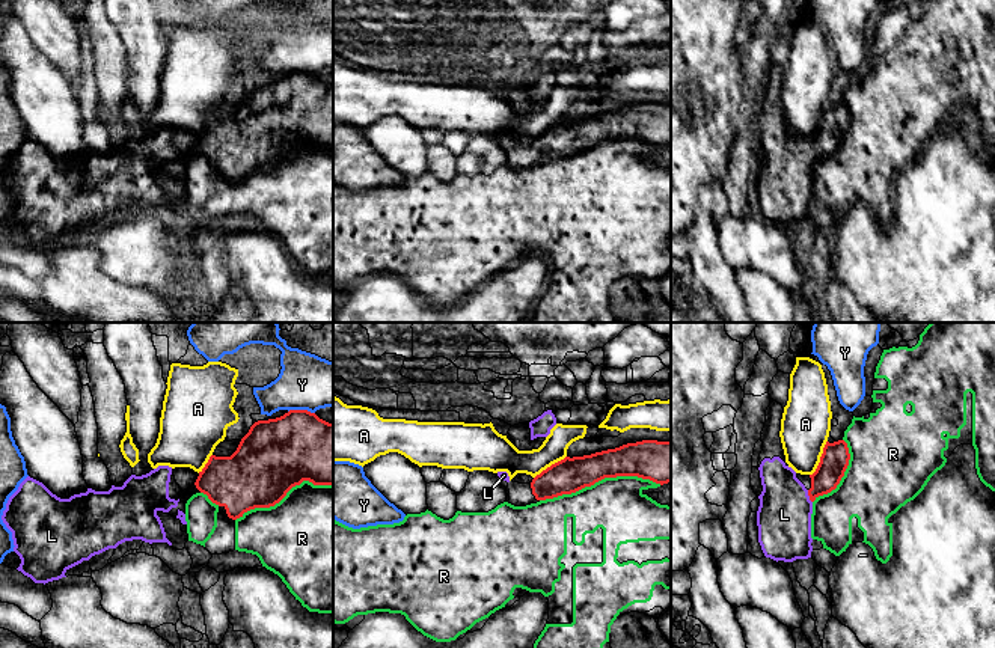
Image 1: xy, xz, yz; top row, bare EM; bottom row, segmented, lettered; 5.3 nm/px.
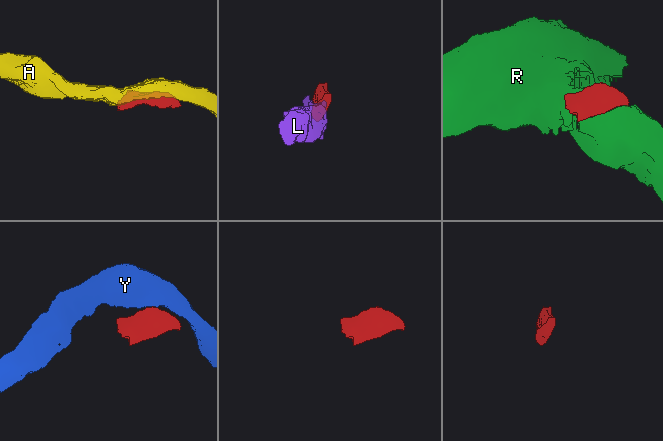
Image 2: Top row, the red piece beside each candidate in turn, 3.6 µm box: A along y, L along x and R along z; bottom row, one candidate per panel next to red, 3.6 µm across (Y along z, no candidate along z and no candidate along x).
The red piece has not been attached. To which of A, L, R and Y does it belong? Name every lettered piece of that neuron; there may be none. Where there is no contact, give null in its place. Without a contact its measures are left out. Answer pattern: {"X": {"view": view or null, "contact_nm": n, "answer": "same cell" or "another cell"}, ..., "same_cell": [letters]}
{"A": {"view": "yz", "contact_nm": 220, "answer": "another cell"}, "L": {"view": "yz", "contact_nm": 80, "answer": "same cell"}, "R": {"view": "xz", "contact_nm": 650, "answer": "another cell"}, "Y": {"view": "xy", "contact_nm": 140, "answer": "another cell"}, "same_cell": ["L"]}

